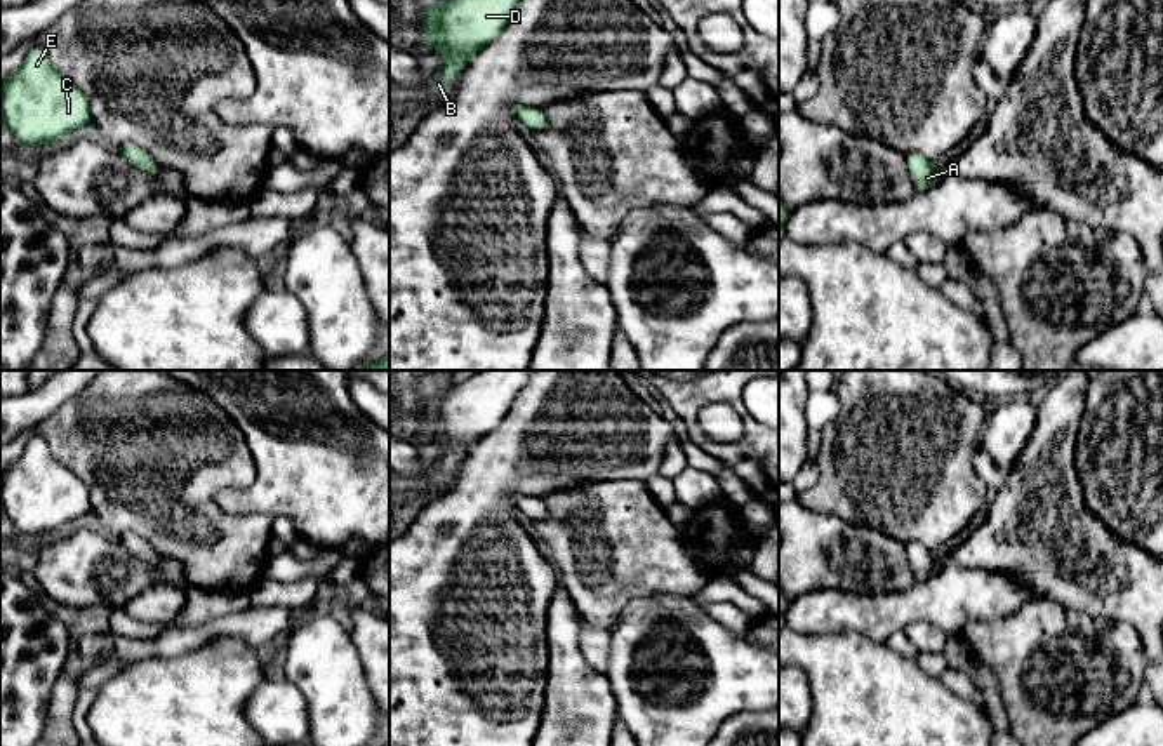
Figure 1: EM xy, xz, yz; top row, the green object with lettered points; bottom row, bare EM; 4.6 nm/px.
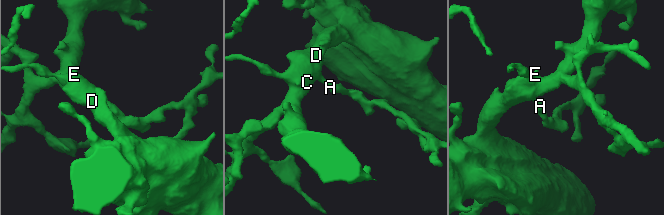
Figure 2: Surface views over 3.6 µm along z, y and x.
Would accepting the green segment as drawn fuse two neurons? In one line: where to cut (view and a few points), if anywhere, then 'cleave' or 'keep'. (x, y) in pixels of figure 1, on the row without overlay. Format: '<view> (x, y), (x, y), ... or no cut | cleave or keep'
no cut | keep

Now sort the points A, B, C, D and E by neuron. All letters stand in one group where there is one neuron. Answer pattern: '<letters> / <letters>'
A B C D E

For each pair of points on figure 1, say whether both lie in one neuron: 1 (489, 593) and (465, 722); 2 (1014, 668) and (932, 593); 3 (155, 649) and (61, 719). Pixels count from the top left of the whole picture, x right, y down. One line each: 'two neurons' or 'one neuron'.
1: one neuron
2: two neurons
3: two neurons

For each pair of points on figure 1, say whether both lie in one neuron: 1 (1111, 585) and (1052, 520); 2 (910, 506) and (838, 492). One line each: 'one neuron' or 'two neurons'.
1: one neuron
2: one neuron

